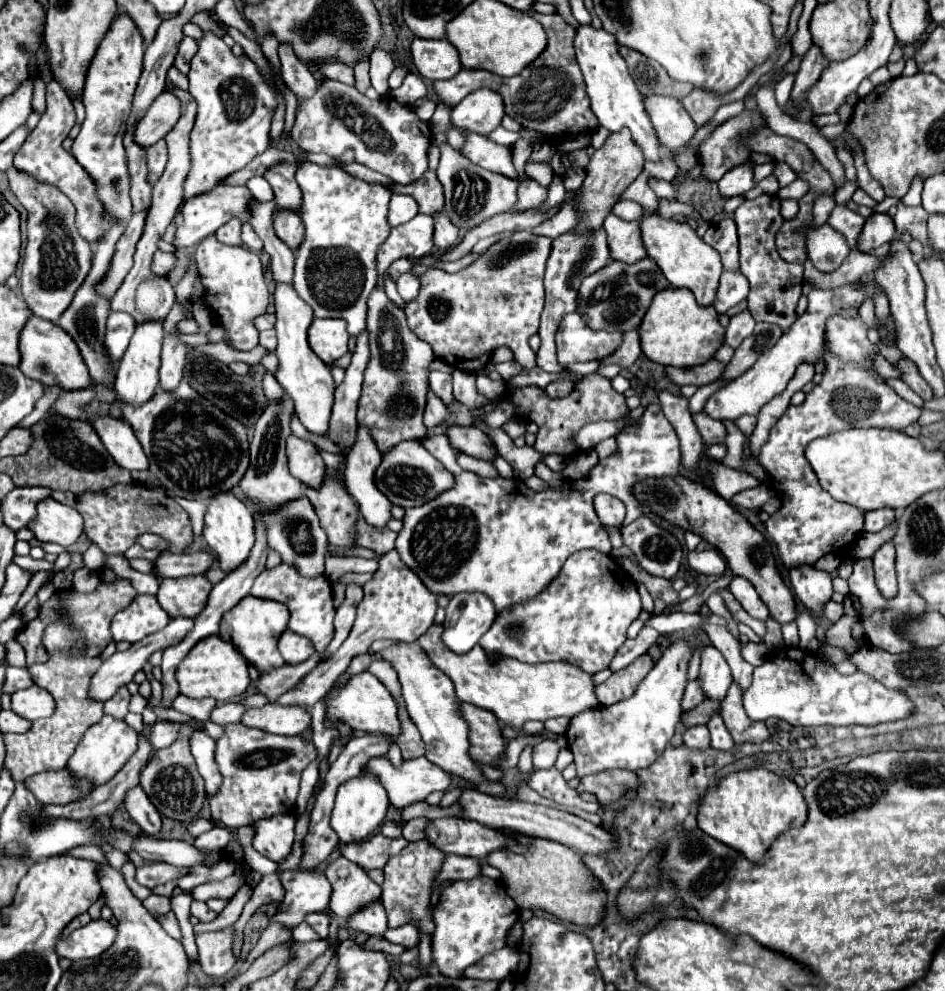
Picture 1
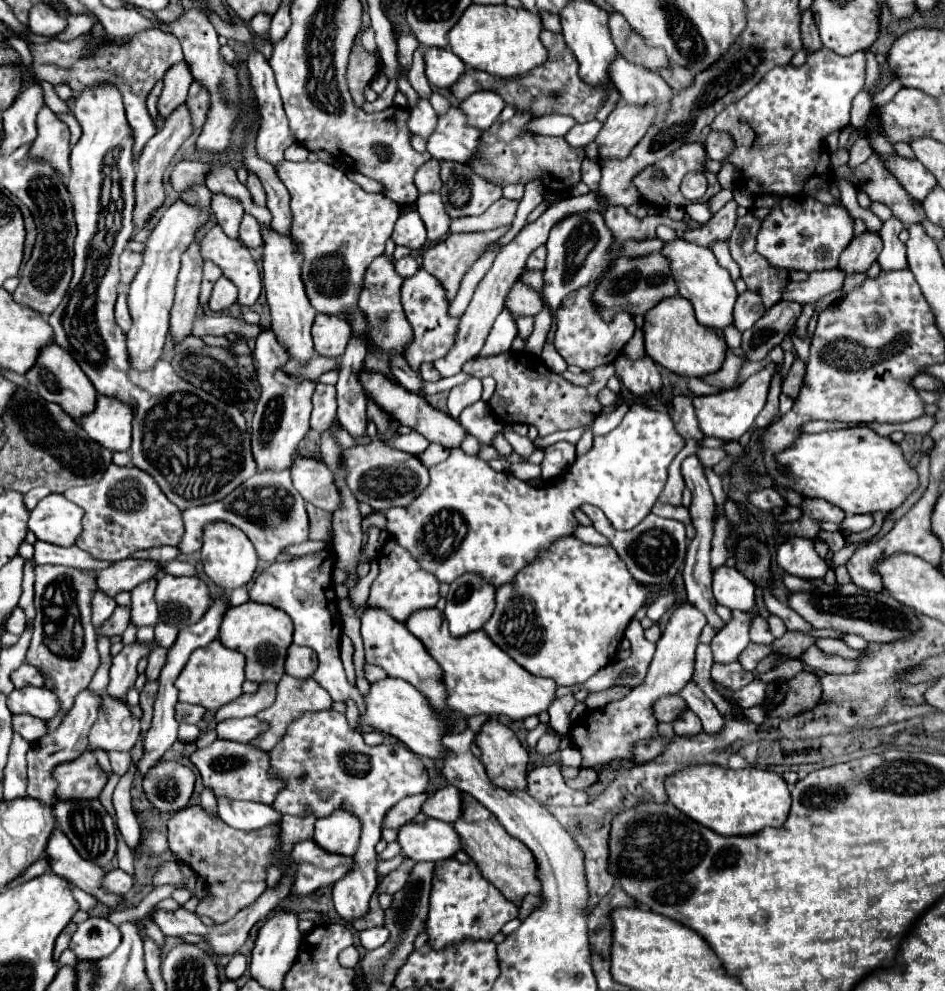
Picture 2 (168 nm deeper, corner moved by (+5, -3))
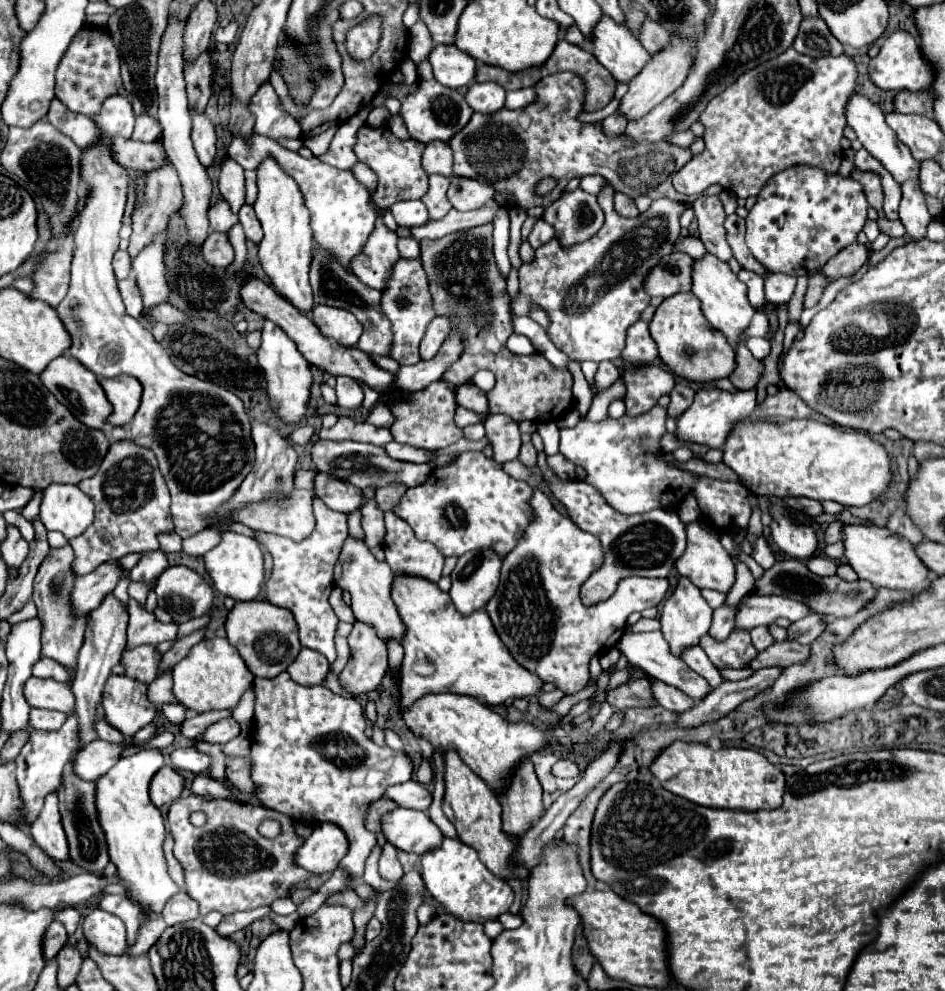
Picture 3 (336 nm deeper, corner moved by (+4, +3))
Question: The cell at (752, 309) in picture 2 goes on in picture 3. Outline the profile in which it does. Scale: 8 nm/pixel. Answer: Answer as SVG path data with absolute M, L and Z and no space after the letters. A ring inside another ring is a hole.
M741 270L739 272L739 280L747 284L747 298L751 302L751 306L755 310L759 310L767 300L765 300L765 292L763 292L763 278L761 276L755 276L753 272L747 272L747 270Z

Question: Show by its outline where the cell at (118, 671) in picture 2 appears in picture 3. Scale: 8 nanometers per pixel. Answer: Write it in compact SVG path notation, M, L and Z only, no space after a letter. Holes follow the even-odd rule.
M135 600L129 602L129 628L127 628L127 650L137 648L141 644L153 644L175 640L177 622L163 624L153 614L149 614Z

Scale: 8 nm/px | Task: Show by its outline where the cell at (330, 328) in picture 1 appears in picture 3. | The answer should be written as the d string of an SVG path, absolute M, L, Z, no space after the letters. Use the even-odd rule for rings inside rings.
M315 306L311 310L311 322L319 328L319 332L327 338L343 346L355 346L363 326L351 316L351 312L343 312L331 306Z

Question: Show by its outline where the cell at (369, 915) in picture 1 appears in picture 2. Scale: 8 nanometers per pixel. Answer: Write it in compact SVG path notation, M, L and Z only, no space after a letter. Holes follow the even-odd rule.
M322 710L322 712L304 712L300 718L292 720L286 728L284 738L268 752L270 756L270 774L280 778L284 782L284 788L278 792L276 800L272 802L274 810L280 814L292 814L292 816L306 816L312 814L314 818L324 818L336 810L346 810L354 816L358 816L362 824L362 836L360 846L354 854L354 862L344 878L334 882L332 886L332 898L338 914L350 922L352 918L360 918L368 912L370 896L376 890L376 842L380 840L380 824L384 820L384 814L402 798L412 794L422 794L428 784L428 774L422 764L422 760L412 754L404 744L380 744L380 746L368 746L362 740L362 734L354 728L350 728L344 714L336 710Z

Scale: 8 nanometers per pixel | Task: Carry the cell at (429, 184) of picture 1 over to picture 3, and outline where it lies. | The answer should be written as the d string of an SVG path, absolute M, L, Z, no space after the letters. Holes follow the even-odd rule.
M435 142L427 144L423 150L423 160L421 166L427 174L441 174L441 176L451 176L453 172L453 152L449 144Z

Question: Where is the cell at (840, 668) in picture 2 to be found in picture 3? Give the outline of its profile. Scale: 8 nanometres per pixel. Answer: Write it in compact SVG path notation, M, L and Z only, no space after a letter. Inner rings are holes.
M775 642L771 648L757 654L755 662L751 662L753 670L765 668L765 666L791 666L797 662L803 662L811 656L811 646L801 646L795 642Z

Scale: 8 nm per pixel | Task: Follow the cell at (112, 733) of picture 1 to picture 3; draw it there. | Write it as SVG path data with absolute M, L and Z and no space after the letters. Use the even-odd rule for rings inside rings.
M111 674L103 688L103 708L109 726L117 728L125 738L145 728L155 718L155 706L147 702L147 686L129 678Z

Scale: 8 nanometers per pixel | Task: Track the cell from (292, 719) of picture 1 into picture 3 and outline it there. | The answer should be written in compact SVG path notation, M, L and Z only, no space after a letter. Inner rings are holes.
M223 718L223 720L211 724L211 726L205 730L203 740L215 742L215 744L227 744L229 740L237 738L239 734L241 734L239 722L235 722L235 718Z

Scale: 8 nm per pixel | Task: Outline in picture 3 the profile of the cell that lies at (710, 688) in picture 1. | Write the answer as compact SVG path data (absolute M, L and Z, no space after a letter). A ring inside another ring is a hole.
M747 594L737 604L735 630L751 630L755 626L773 624L777 618L787 618L791 622L807 616L807 608L785 596L759 596Z

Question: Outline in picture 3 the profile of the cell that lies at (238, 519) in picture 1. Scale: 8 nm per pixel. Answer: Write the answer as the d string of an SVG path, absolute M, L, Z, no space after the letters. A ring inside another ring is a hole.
M221 532L221 542L209 550L205 556L205 568L213 580L213 586L223 594L223 596L231 596L235 600L253 600L257 598L261 584L263 584L263 552L261 546L253 540L247 538L243 534L237 532Z

